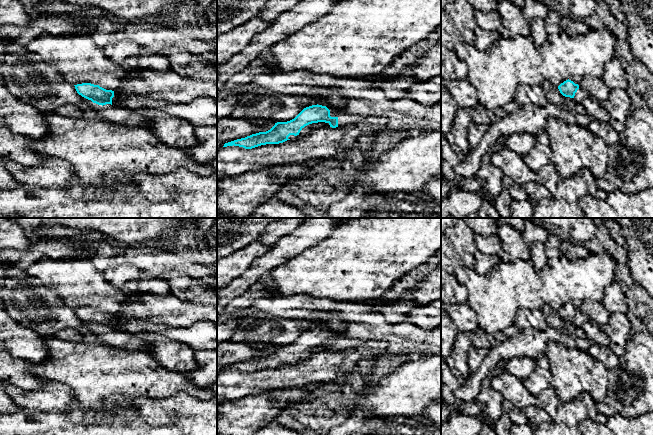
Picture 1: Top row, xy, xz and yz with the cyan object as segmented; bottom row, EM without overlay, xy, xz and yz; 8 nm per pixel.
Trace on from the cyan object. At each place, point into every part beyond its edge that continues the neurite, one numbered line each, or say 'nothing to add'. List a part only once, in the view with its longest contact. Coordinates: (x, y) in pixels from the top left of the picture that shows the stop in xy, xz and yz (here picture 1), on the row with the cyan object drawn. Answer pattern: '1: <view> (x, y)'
1: xz (308, 129)

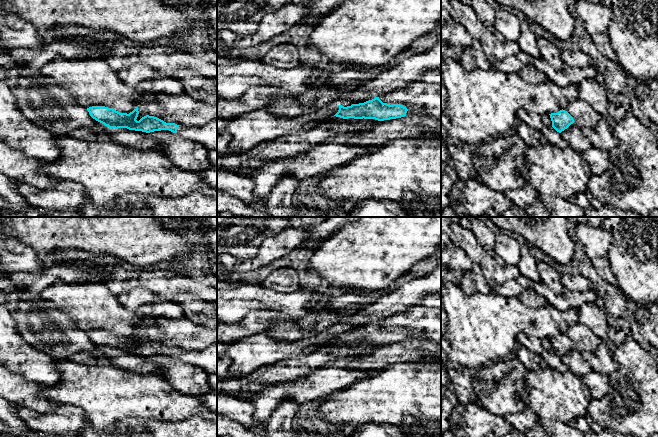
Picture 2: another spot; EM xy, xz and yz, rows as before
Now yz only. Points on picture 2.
nothing to add

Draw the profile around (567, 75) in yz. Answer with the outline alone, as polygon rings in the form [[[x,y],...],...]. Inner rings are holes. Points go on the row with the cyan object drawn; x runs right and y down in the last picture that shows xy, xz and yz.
[[[523,52],[509,56],[498,62],[495,68],[507,74],[518,73],[524,66],[532,65],[537,71],[544,74],[545,79],[561,87],[579,84],[583,78],[593,79],[600,73],[598,65],[586,66],[583,69],[564,65],[561,70],[555,70],[543,58],[534,58]]]

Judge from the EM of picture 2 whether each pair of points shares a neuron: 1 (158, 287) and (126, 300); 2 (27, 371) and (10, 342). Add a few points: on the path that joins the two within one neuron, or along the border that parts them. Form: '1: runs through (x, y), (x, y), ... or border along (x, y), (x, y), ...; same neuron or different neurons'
1: border along (125, 291), (135, 288), (146, 288), (159, 298); different neurons
2: runs through (26, 364), (12, 349); same neuron

